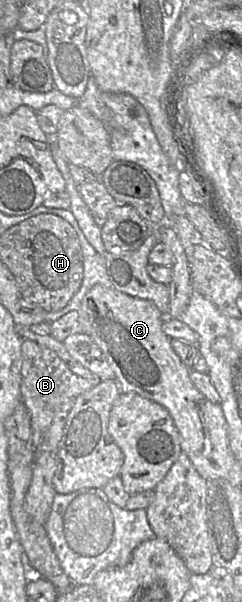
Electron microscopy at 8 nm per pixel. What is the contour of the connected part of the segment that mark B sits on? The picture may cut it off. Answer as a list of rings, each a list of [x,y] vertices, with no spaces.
[[[22,340],[21,353],[21,401],[31,417],[34,450],[56,454],[68,414],[76,398],[91,389],[93,382],[74,374],[54,351],[32,340]]]

